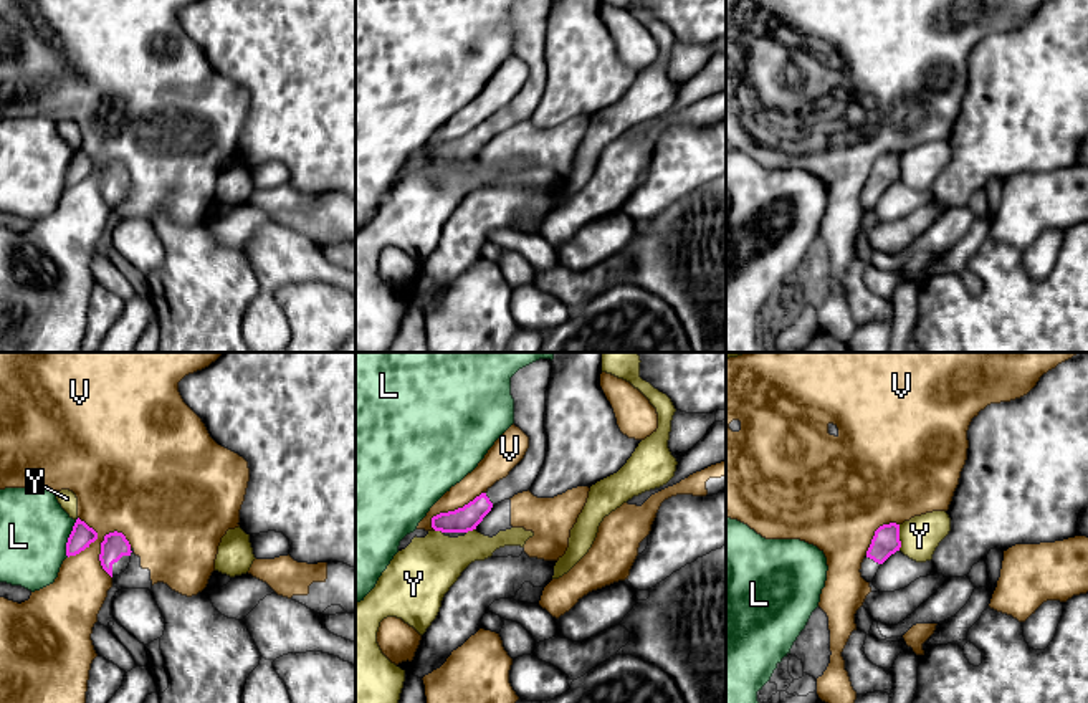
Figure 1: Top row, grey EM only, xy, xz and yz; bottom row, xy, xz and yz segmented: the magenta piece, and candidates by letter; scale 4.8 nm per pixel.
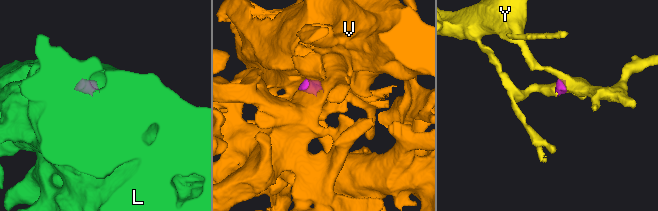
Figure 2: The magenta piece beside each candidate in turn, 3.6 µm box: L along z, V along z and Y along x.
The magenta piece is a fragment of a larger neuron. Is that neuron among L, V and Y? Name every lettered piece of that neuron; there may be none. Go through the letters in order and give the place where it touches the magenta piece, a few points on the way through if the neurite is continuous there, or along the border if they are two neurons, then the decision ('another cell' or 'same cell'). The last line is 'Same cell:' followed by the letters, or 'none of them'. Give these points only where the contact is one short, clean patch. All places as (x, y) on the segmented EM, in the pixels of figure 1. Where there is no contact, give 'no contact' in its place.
L: contact xy (68, 538); border xy (78, 518), (66, 543), (66, 556); another cell
V: contact xy (101, 551); border xy (116, 530), (104, 536), (100, 554), (100, 564), (111, 578); another cell
Y: contact yz (898, 538); border yz (898, 525), (900, 549); another cell
Same cell: none of them

